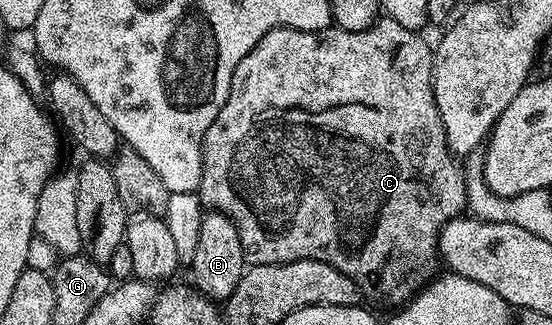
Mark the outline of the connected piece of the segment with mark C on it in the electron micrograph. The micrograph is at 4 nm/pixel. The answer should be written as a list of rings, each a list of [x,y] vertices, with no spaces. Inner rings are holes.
[[[387,16],[381,17],[373,26],[366,28],[362,32],[346,32],[339,28],[295,30],[289,26],[275,26],[273,30],[266,32],[262,36],[262,40],[258,40],[258,44],[254,44],[254,48],[250,52],[246,52],[246,56],[242,56],[238,68],[234,68],[232,73],[232,83],[230,84],[230,92],[228,93],[226,104],[218,112],[214,124],[210,124],[210,128],[204,134],[204,171],[200,177],[198,197],[201,206],[224,214],[236,225],[238,228],[238,240],[242,240],[244,257],[251,265],[282,264],[283,262],[297,262],[307,258],[318,260],[322,264],[330,264],[334,268],[338,268],[338,272],[346,272],[346,276],[350,276],[350,280],[354,280],[354,284],[358,284],[361,295],[367,301],[369,298],[370,301],[377,302],[380,306],[392,306],[391,308],[399,308],[411,302],[429,282],[437,277],[438,271],[436,269],[441,269],[442,266],[440,233],[451,218],[459,218],[465,213],[467,207],[467,185],[464,183],[464,172],[461,163],[458,161],[457,155],[453,154],[452,149],[448,146],[446,128],[442,124],[442,116],[438,112],[438,104],[434,100],[434,92],[432,91],[434,50],[430,42],[428,46],[427,40],[423,38],[424,36],[423,33],[410,28],[402,28],[402,24],[398,24],[393,18]]]

